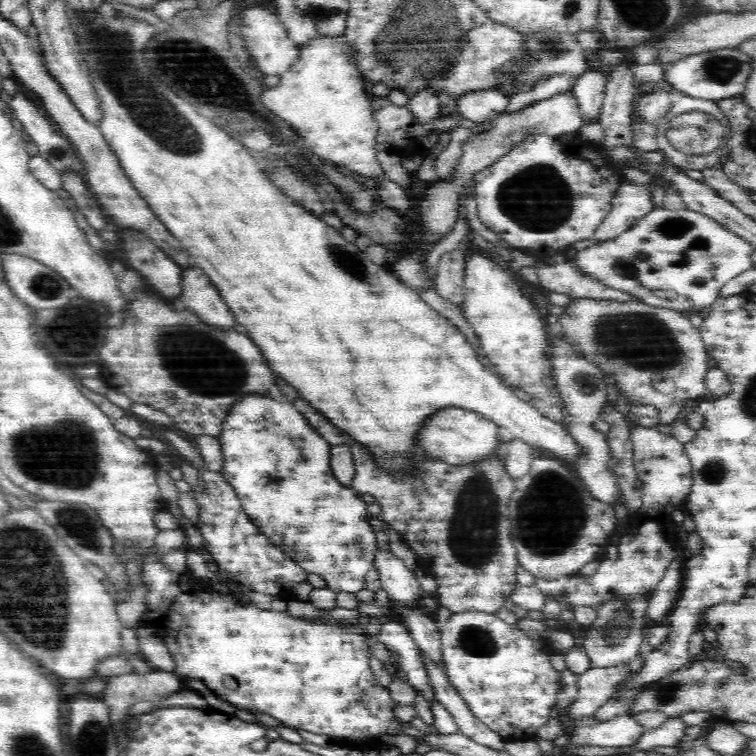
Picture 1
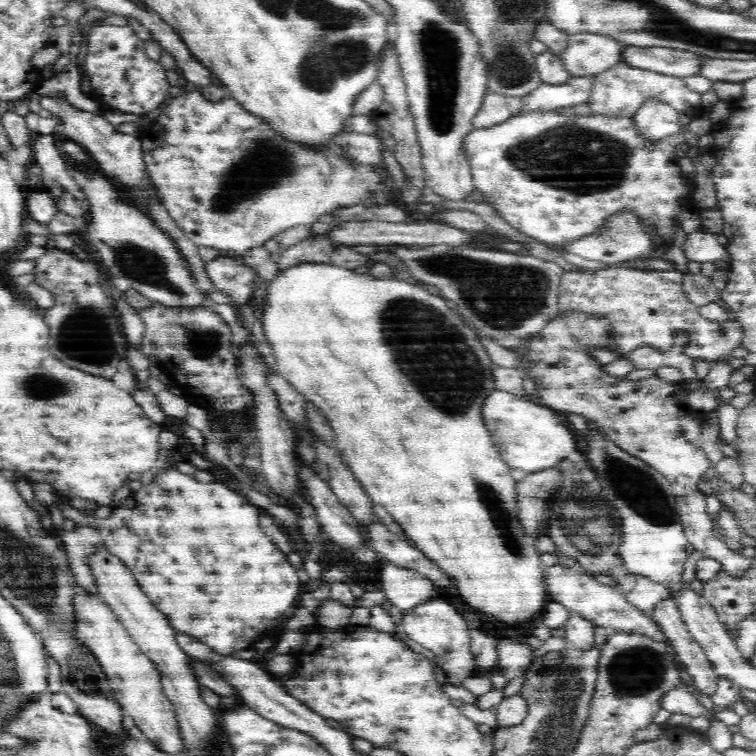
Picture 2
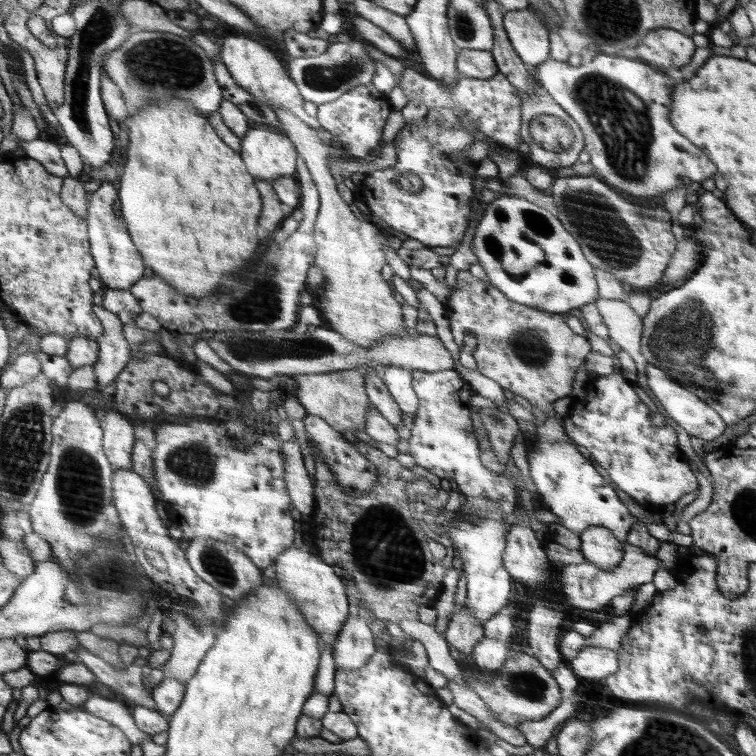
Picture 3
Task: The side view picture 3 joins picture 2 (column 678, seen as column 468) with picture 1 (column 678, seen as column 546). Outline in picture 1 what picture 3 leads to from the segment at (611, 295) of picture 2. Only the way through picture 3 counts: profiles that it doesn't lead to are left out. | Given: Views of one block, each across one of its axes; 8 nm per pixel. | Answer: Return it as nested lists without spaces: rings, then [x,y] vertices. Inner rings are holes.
[[[580,298],[572,302],[566,308],[566,314],[561,316],[562,320],[557,322],[556,328],[572,340],[580,352],[579,356],[584,357],[589,363],[598,364],[606,376],[612,376],[618,384],[618,388],[624,392],[628,402],[632,405],[650,406],[659,410],[659,419],[662,425],[670,425],[678,418],[684,400],[691,398],[699,400],[706,396],[706,372],[708,372],[708,351],[701,339],[700,329],[692,328],[690,320],[676,312],[676,310],[664,310],[654,308],[640,300],[628,300],[618,302],[617,300],[602,298]]]

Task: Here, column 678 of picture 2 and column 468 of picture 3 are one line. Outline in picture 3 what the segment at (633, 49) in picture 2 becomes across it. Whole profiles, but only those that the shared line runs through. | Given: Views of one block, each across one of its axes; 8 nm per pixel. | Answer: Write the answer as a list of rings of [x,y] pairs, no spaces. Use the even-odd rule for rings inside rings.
[[[460,50],[457,55],[457,69],[460,77],[486,80],[499,70],[489,50]]]

